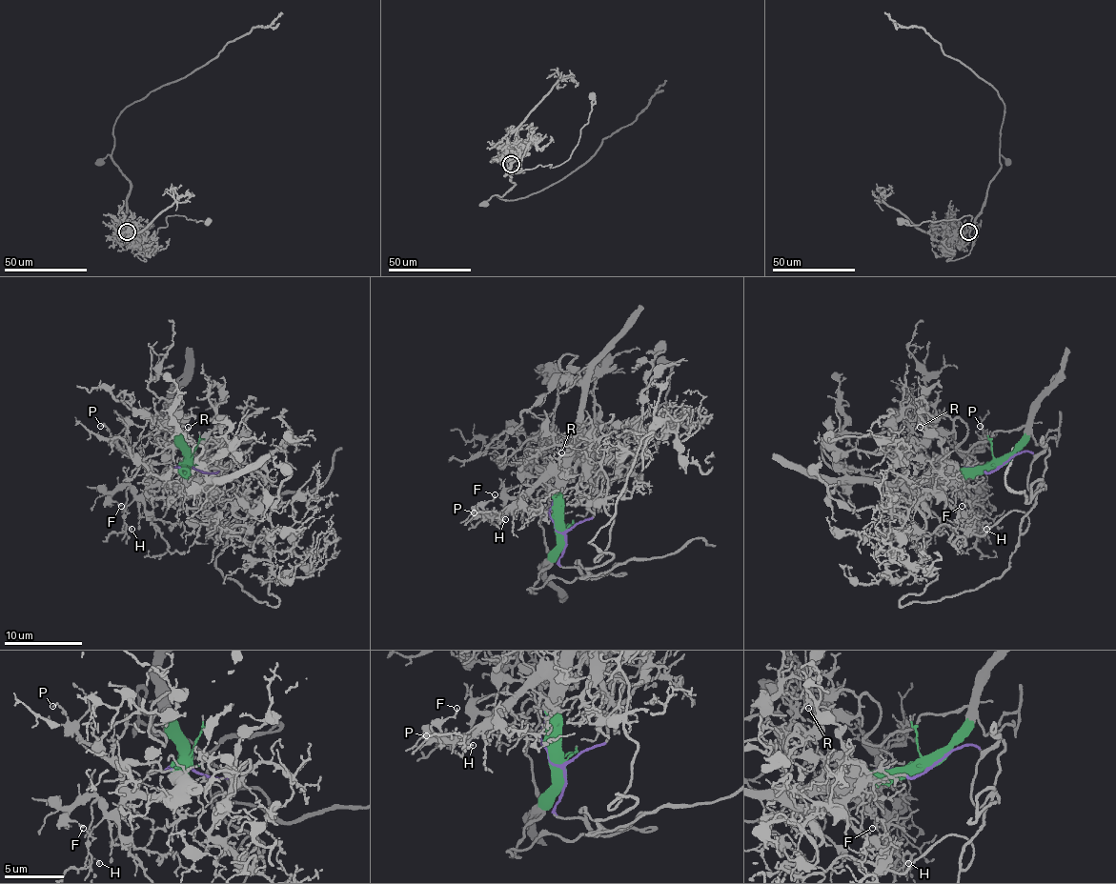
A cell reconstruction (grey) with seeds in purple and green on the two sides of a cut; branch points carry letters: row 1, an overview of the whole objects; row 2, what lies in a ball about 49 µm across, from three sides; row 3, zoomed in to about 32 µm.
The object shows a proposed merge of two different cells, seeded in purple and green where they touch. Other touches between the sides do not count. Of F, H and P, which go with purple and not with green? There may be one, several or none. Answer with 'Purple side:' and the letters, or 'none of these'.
Purple side: none of these

